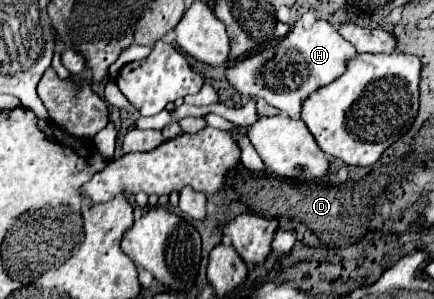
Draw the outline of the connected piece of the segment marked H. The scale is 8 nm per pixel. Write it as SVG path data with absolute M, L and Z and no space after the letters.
M298 20L280 44L226 68L226 78L240 94L264 98L270 106L276 106L284 114L298 118L308 96L340 78L346 72L346 64L356 56L356 48L342 38L330 22L318 20L310 30L306 30Z

